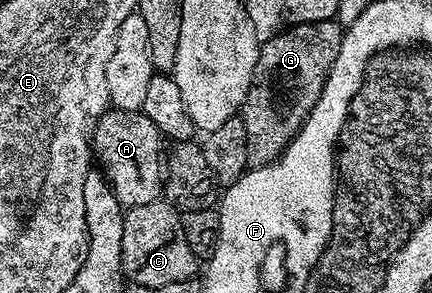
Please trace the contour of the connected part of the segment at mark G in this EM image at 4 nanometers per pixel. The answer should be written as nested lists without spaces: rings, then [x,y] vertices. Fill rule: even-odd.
[[[336,19],[294,24],[259,47],[253,81],[239,109],[247,126],[249,158],[254,165],[272,164],[299,134],[305,119],[319,102],[325,80],[339,54],[343,28]]]

